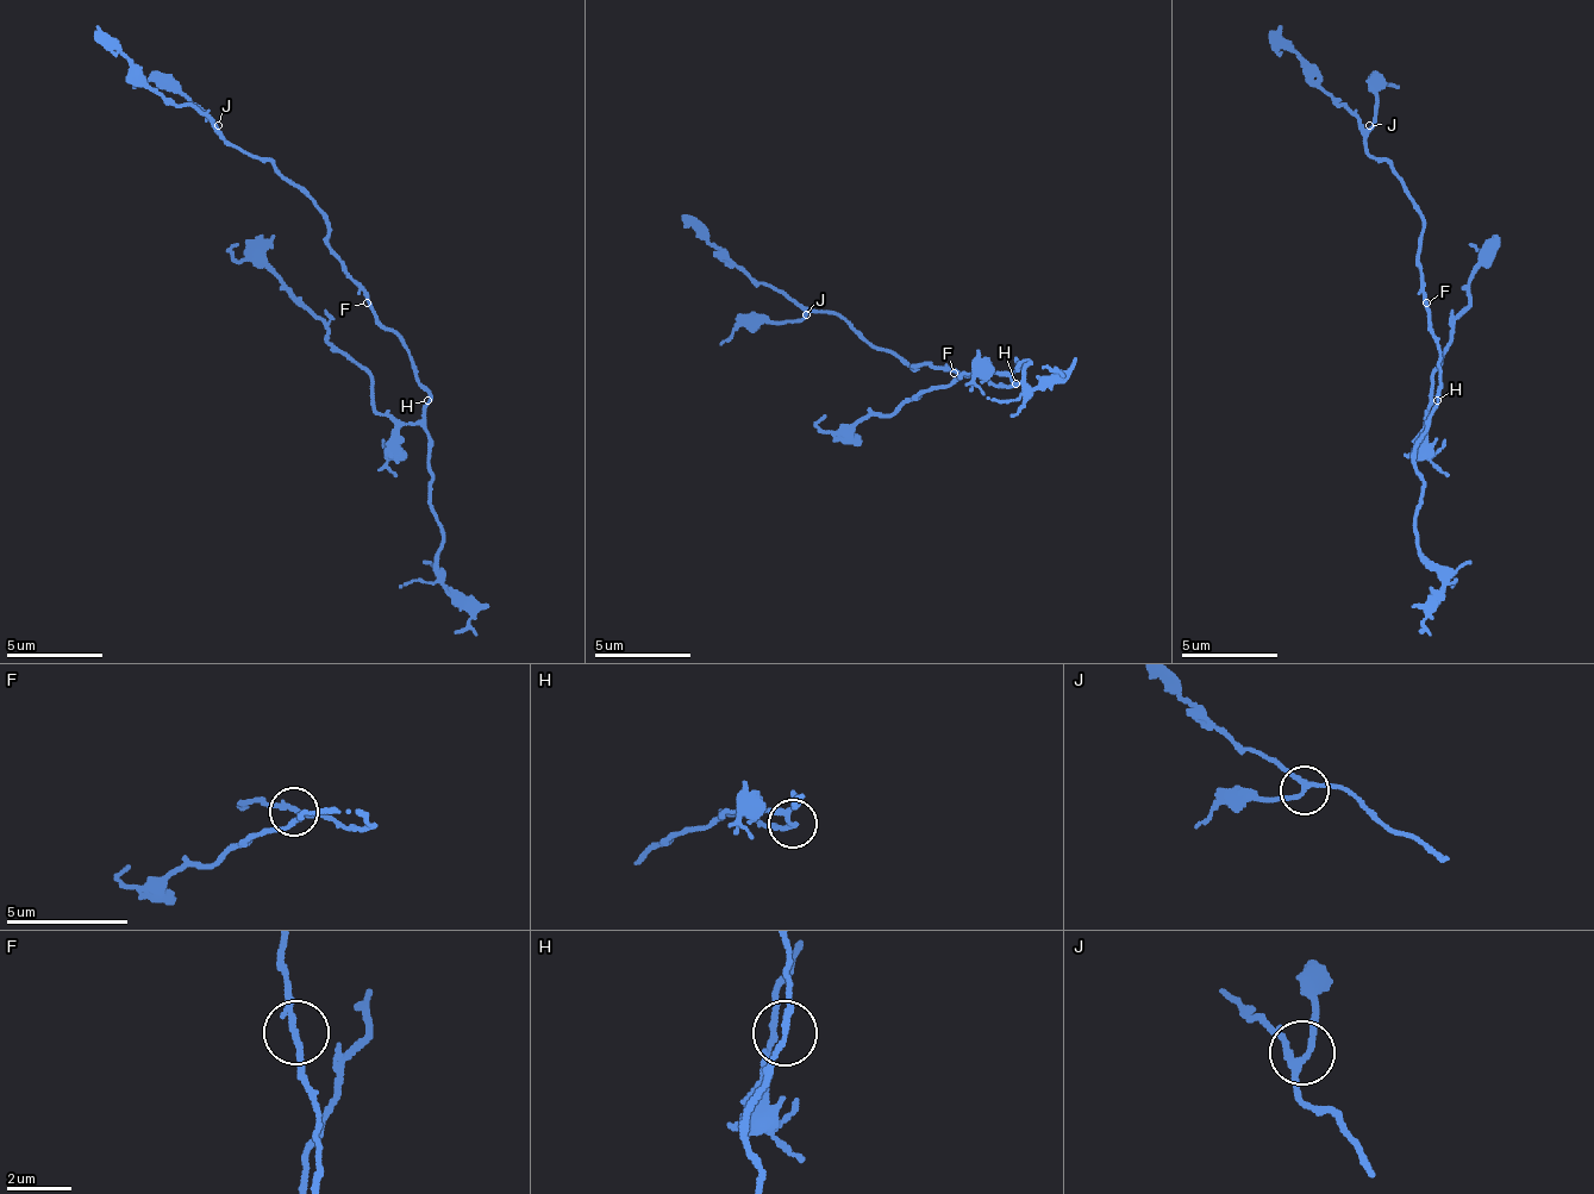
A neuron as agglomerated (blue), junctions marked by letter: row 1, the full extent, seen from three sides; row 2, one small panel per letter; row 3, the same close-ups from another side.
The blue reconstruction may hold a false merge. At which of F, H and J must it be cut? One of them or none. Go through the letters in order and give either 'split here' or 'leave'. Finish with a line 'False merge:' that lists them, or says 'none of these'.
F: leave
H: leave
J: leave
False merge: none of these

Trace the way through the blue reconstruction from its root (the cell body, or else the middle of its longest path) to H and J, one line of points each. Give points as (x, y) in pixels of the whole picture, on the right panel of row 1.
H: (1426, 302), (1426, 326), (1441, 356), (1441, 389), (1436, 399)
J: (1426, 302), (1417, 260), (1421, 212), (1407, 198), (1402, 179), (1364, 149), (1369, 125)

